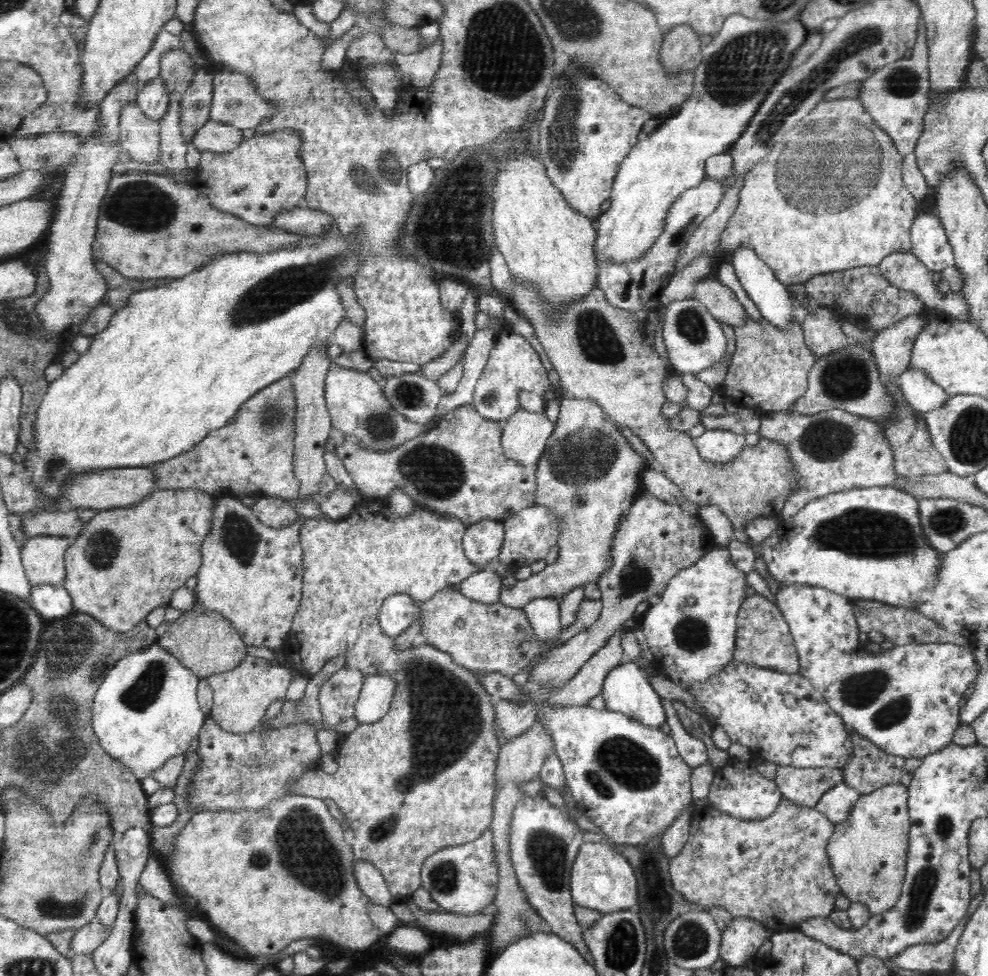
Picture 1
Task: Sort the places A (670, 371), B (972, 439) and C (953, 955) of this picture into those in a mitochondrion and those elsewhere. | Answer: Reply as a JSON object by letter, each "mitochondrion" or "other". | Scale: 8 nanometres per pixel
{"A":"other","B":"mitochondrion","C":"other"}

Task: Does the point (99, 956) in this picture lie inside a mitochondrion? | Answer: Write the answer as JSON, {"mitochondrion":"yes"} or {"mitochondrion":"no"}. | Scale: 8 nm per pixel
{"mitochondrion":"no"}

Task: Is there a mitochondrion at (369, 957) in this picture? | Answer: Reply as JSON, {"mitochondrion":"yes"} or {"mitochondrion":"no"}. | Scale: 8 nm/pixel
{"mitochondrion":"no"}

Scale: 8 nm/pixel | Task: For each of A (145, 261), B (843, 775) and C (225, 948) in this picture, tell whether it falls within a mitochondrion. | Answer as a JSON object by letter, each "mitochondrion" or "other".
{"A":"other","B":"other","C":"other"}

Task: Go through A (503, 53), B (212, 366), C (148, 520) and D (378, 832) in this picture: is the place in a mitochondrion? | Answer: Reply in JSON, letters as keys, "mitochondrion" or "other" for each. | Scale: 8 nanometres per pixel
{"A":"mitochondrion","B":"other","C":"other","D":"mitochondrion"}

